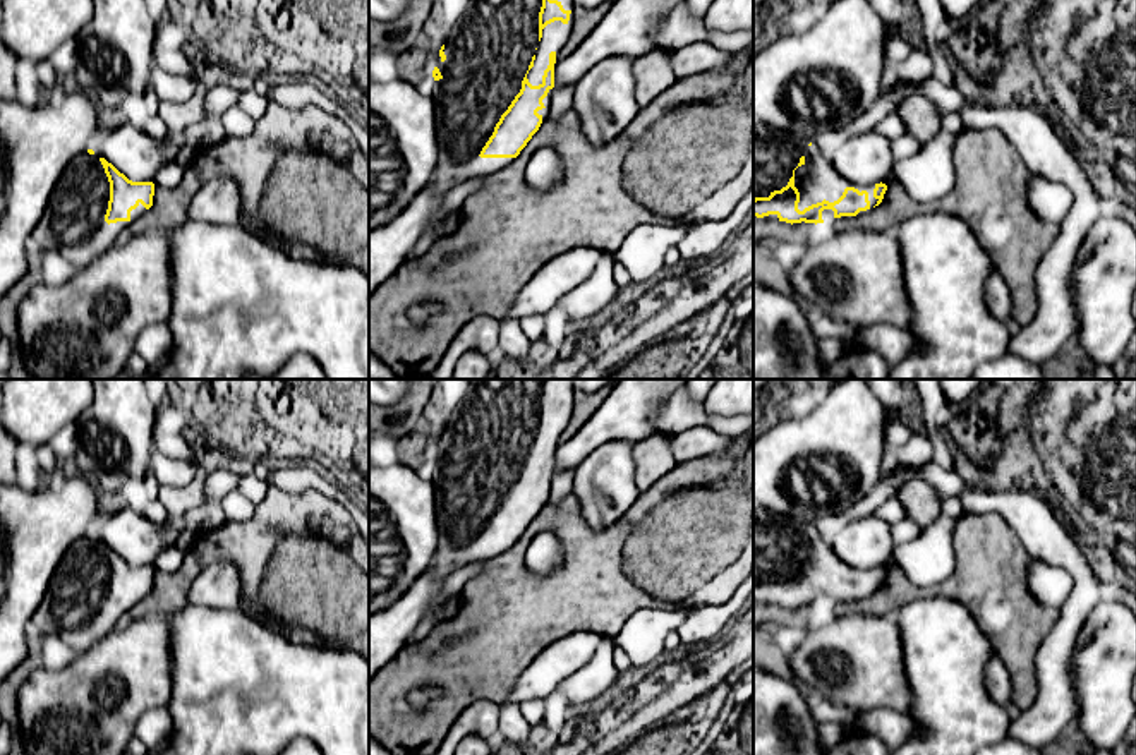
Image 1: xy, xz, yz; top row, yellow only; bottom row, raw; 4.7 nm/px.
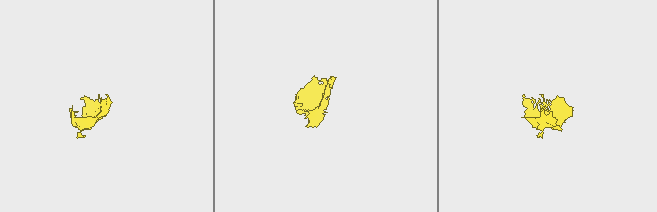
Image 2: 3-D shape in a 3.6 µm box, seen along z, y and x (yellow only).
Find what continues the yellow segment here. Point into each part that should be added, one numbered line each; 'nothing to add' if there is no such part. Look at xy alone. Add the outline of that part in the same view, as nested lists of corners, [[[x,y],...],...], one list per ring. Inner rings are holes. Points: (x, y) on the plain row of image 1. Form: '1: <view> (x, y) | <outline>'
1: xy (79, 585) | [[[88,535],[76,541],[60,559],[48,589],[50,613],[62,637],[74,650],[84,652],[117,628],[118,618],[130,611],[146,592],[139,587],[130,595],[129,606],[106,607],[105,599],[110,585],[110,566],[98,539]]]

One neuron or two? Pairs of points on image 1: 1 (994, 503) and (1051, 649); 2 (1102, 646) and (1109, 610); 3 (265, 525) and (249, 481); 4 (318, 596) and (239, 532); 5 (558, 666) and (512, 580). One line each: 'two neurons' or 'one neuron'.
1: one neuron
2: one neuron
3: two neurons
4: one neuron
5: two neurons

